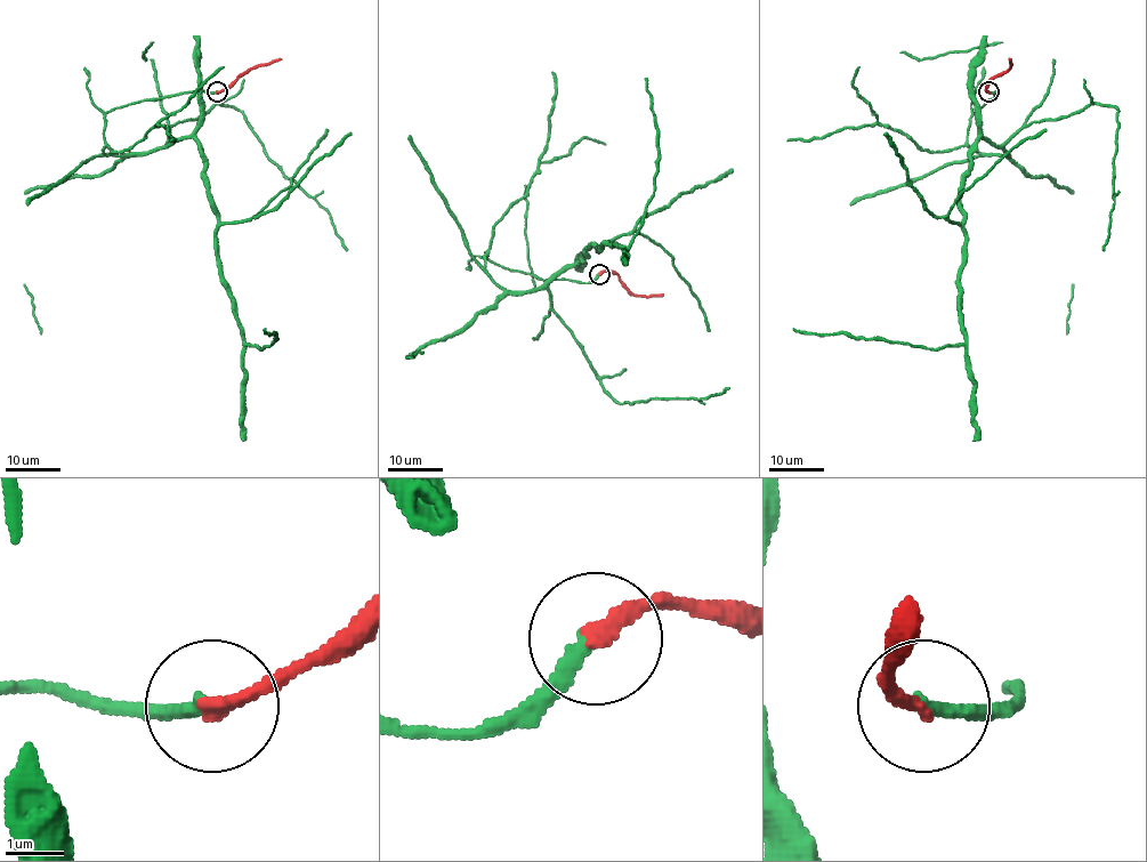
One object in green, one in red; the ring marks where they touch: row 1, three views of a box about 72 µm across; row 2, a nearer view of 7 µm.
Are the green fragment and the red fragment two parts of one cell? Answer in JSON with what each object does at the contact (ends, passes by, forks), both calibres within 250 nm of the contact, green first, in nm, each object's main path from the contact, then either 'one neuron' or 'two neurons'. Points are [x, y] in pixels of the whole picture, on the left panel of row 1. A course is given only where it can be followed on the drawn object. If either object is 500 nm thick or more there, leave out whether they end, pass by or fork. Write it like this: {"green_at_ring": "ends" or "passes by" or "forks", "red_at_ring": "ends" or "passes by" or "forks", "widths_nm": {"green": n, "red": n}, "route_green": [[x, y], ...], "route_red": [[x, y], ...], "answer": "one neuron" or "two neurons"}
{"green_at_ring": "ends", "red_at_ring": "ends", "widths_nm": {"green": 280, "red": 280}, "route_green": [[217, 93], [114, 107], [104, 148], [196, 142], [243, 341], [266, 347], [276, 339], [265, 328]], "route_red": [[217, 93], [252, 66], [281, 59]], "answer": "one neuron"}

